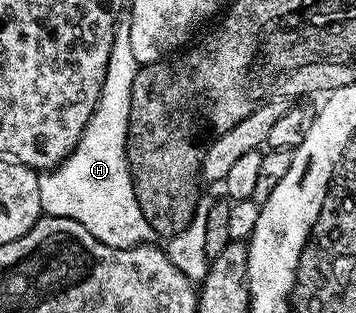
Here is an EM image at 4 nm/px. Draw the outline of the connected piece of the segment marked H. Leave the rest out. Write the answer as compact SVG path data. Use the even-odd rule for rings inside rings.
M126 22L117 23L98 106L90 122L84 127L78 146L61 164L47 169L38 182L38 194L42 194L43 215L70 218L86 226L86 230L90 230L90 234L94 234L98 242L115 248L133 248L136 244L150 244L157 239L150 222L146 222L146 214L142 214L142 206L138 206L132 171L128 169L128 115L132 105L134 78L138 74L140 65L134 58L134 50L130 50L130 26Z

